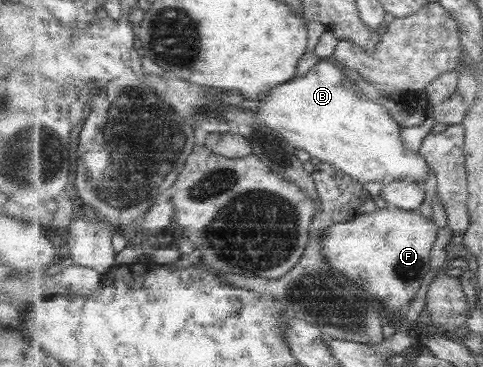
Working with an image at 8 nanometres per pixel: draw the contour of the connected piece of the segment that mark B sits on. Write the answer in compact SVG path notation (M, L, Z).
M326 59L318 61L306 74L295 77L294 81L274 87L271 91L269 91L269 95L266 96L264 100L260 101L259 108L254 113L255 116L259 118L259 122L261 122L263 126L279 133L279 135L281 135L282 138L284 138L287 143L291 145L291 147L301 149L301 151L306 151L310 157L312 156L320 160L320 162L331 165L331 167L351 177L354 181L369 183L383 181L385 177L391 177L393 178L393 181L403 181L403 179L407 179L407 181L425 182L429 170L431 170L428 161L425 160L425 157L421 156L419 150L415 152L413 150L407 150L407 148L403 147L403 141L401 141L401 131L403 127L398 125L397 121L389 115L388 109L385 109L383 105L380 105L380 101L372 102L367 100L362 92L357 88L357 84L347 77L347 75L345 75L339 67L335 67L333 63Z

